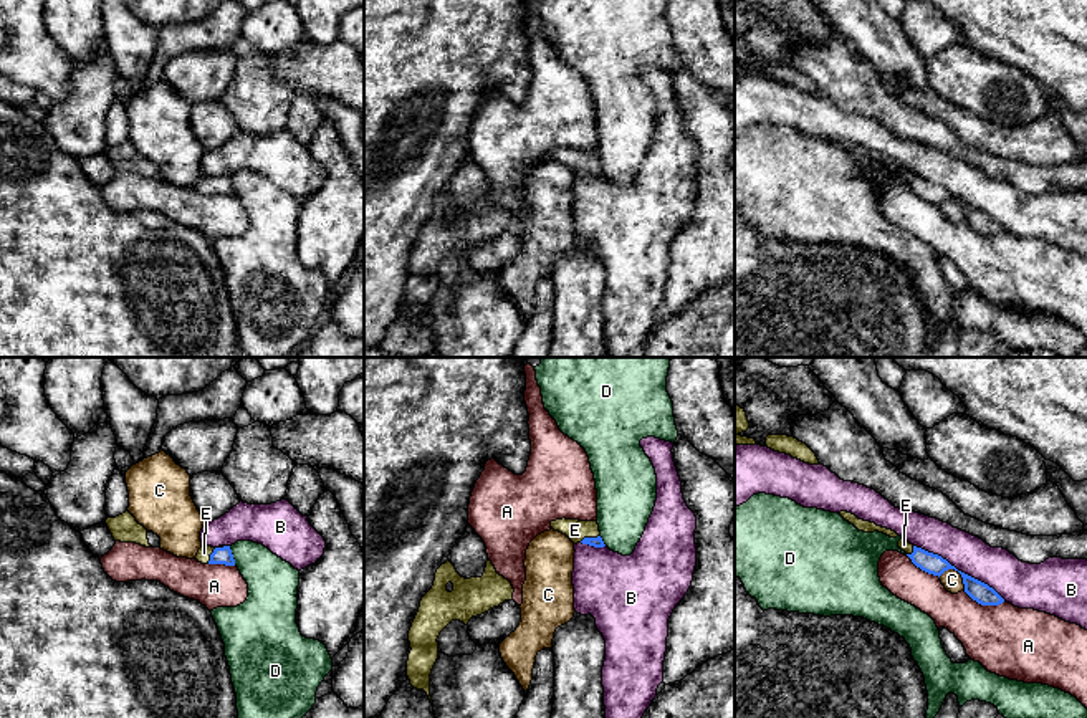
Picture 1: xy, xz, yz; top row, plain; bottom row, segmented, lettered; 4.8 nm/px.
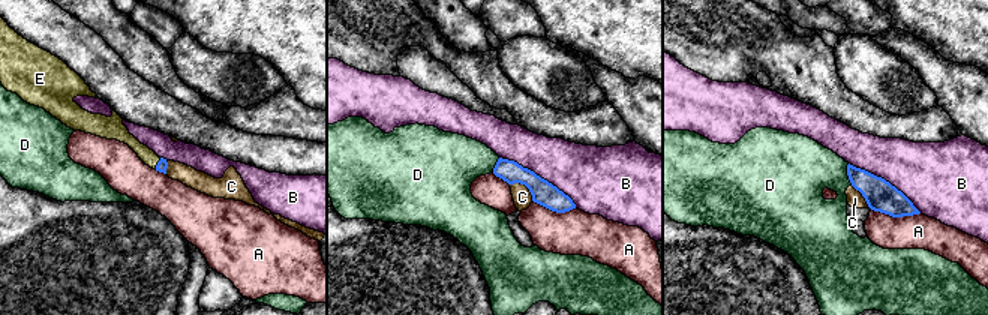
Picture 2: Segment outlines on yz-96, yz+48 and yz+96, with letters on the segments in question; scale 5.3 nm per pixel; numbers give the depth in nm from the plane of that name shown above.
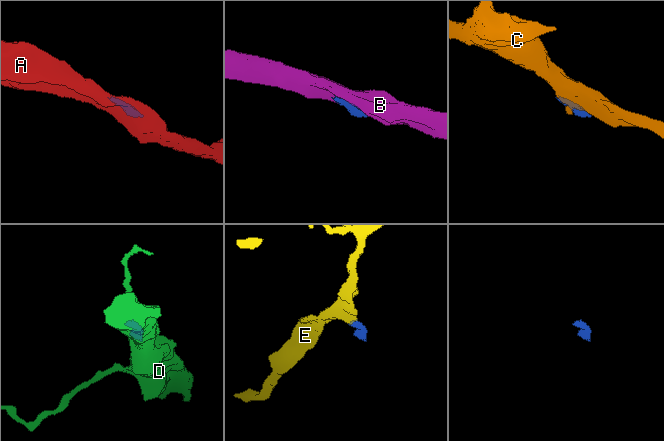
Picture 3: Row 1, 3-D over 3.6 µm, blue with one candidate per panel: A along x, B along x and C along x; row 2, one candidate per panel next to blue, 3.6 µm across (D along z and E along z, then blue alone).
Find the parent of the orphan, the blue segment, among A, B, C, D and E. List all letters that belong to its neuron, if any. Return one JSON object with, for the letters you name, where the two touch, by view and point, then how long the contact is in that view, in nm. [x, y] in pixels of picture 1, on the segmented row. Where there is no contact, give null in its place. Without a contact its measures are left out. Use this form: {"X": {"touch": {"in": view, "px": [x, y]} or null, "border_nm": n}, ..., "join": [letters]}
{"E": {"touch": {"in": "xz", "px": [589, 538]}, "border_nm": 110}, "join": ["E"]}

